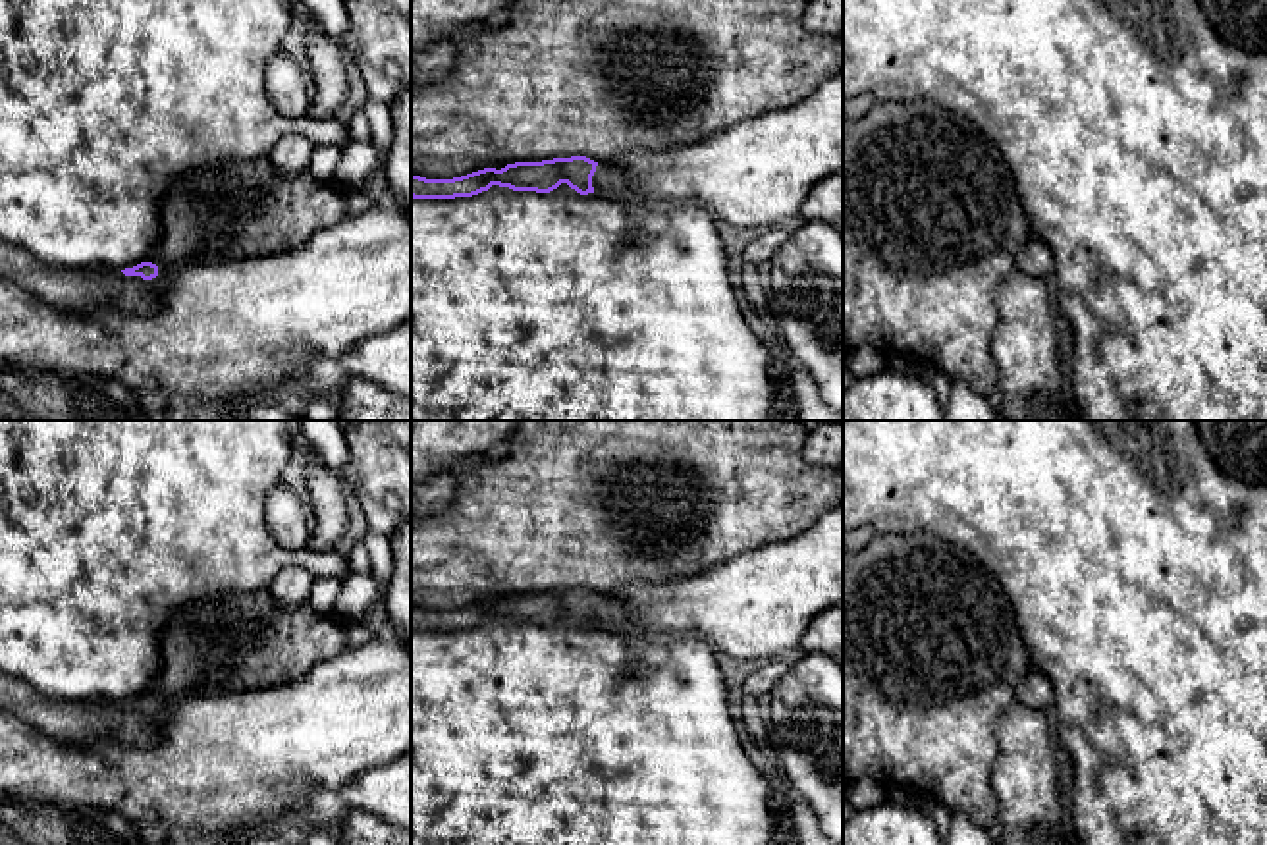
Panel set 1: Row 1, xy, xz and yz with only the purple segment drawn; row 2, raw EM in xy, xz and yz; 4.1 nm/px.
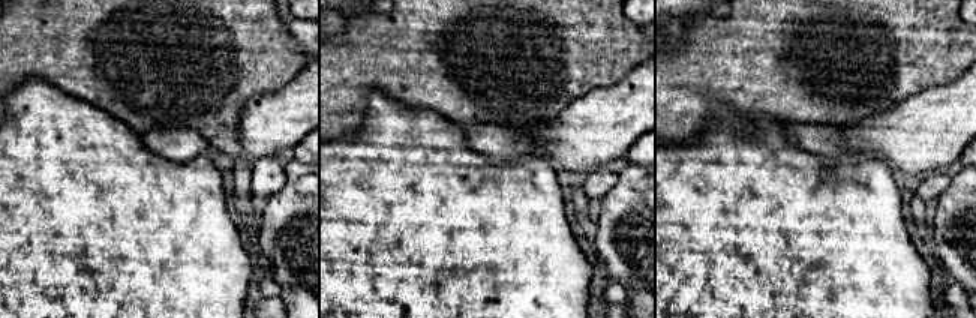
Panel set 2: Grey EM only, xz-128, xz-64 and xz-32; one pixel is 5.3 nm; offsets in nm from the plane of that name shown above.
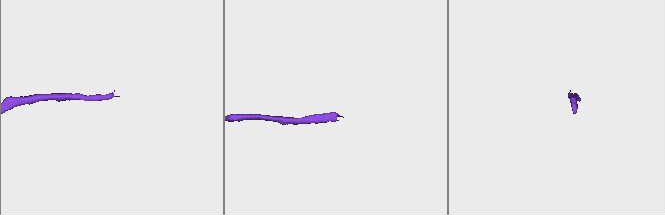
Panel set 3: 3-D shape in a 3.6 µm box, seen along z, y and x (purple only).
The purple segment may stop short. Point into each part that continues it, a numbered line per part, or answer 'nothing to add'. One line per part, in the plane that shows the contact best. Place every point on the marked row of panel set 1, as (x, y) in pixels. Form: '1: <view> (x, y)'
1: xz (608, 182)

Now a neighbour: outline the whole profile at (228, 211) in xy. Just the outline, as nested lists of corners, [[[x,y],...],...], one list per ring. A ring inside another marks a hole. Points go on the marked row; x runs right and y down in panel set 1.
[[[266,154],[218,160],[170,181],[158,243],[147,260],[158,266],[156,278],[125,276],[121,268],[56,268],[0,239],[0,280],[58,309],[106,301],[125,314],[152,314],[154,293],[179,270],[274,255],[345,216],[345,193],[314,181],[309,168],[283,176]]]

